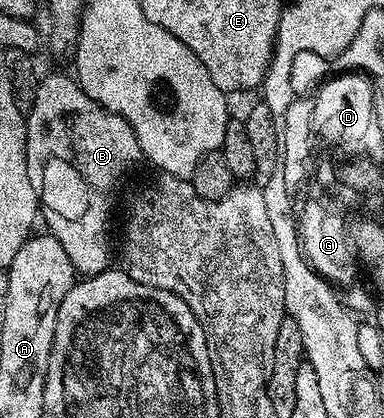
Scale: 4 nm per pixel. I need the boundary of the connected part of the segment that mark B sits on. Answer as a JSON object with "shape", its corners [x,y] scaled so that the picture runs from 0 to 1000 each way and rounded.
{"shape":[[[185,175],[177,177],[125,177],[102,189],[94,199],[94,227],[89,249],[68,268],[68,411],[78,411],[78,440],[89,440],[89,459],[104,474],[104,512],[125,529],[122,548],[146,567],[151,584],[172,593],[172,612],[182,612],[182,632],[193,632],[201,658],[237,660],[263,656],[268,646],[284,644],[281,627],[281,529],[292,522],[292,462],[302,455],[302,433],[352,392],[367,385],[365,347],[359,325],[349,325],[349,306],[326,282],[266,258],[208,208],[206,196]]]}

